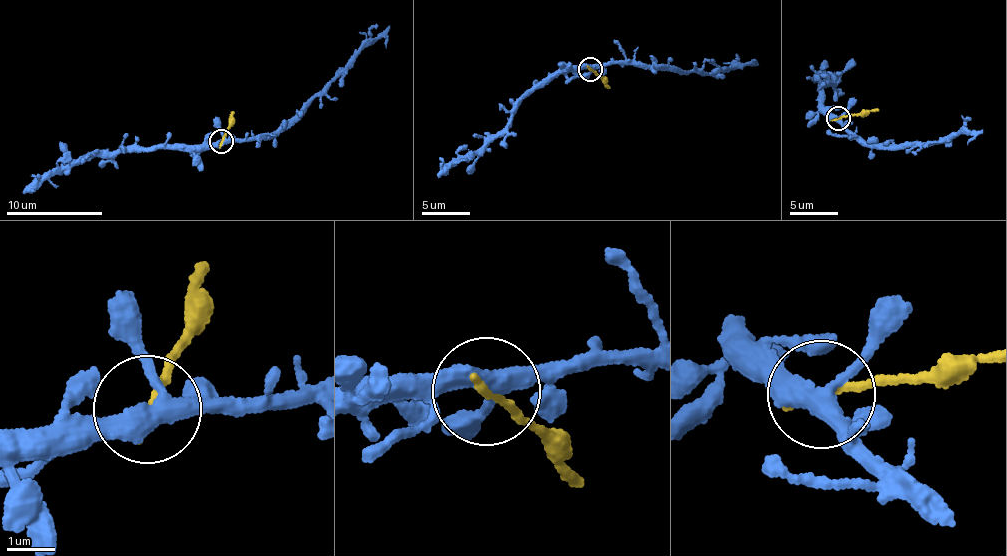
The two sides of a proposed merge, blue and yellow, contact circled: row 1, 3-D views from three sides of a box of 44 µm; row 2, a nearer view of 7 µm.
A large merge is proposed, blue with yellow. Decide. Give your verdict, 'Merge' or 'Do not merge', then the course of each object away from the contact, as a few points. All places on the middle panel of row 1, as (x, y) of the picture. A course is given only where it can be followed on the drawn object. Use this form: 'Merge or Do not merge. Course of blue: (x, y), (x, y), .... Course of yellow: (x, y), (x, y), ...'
Do not merge. Course of blue: (592, 69), (635, 59), (642, 64), (667, 65), (686, 71), (701, 68), (708, 74), (757, 62). Course of yellow: (590, 70), (610, 88)

